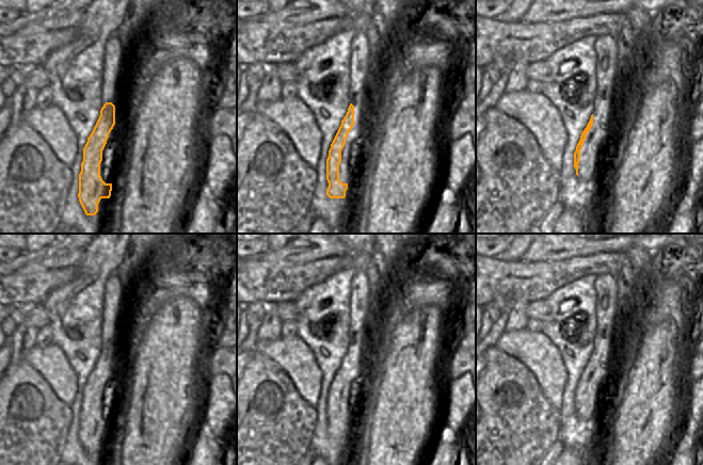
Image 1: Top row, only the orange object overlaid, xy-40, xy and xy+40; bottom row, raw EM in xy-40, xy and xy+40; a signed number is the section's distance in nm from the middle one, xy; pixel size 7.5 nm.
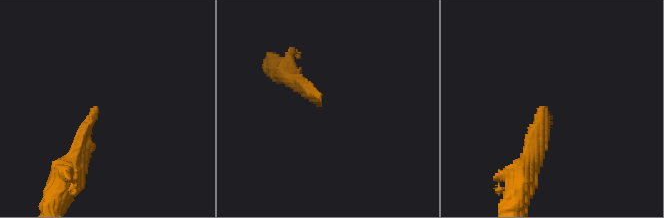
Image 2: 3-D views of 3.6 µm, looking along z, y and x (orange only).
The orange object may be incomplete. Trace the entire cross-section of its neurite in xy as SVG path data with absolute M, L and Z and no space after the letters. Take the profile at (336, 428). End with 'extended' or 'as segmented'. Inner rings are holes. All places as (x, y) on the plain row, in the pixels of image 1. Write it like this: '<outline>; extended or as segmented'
M365 271L354 275L351 287L351 342L326 398L326 434L330 437L345 437L348 421L358 417L363 391L371 378L378 327L384 317L380 308L380 287L371 292Z; extended

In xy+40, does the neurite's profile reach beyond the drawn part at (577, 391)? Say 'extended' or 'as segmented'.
extended

